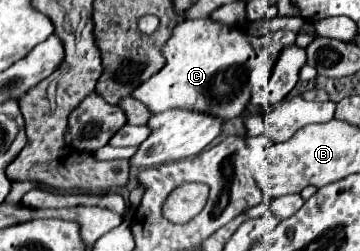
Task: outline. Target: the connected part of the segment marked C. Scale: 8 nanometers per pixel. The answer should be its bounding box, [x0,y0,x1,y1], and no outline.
[133,18,297,120]

